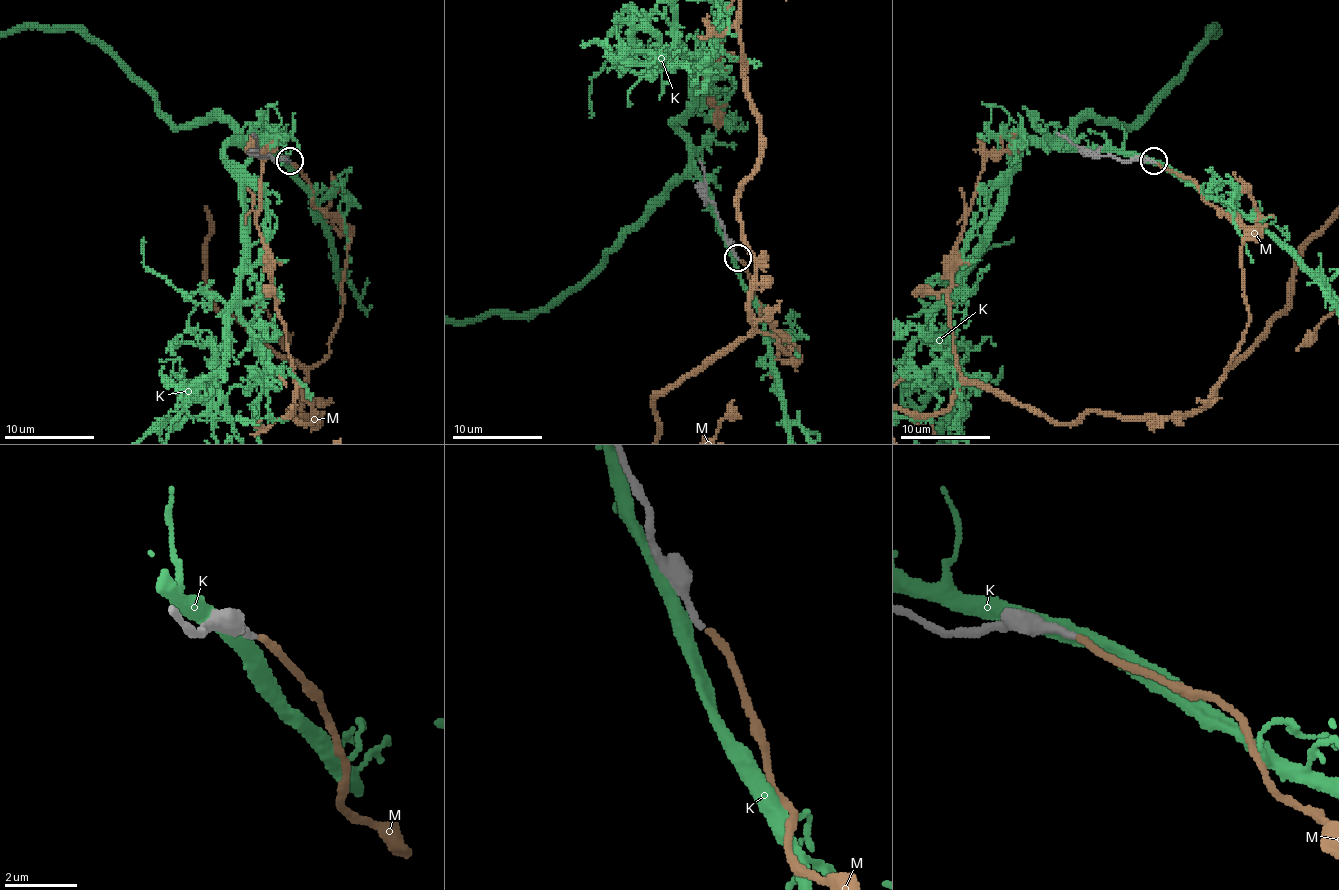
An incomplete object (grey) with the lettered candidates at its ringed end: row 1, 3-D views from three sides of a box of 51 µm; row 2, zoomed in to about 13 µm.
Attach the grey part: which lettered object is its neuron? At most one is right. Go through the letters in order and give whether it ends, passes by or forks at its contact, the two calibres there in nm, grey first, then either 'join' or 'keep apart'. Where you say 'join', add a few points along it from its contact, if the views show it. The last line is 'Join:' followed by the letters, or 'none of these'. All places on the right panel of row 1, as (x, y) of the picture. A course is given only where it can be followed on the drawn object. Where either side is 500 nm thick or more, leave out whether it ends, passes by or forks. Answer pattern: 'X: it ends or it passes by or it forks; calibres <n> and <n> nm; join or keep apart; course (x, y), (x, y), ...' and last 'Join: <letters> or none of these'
K: it passes by; calibres 440 and 400 nm; keep apart
M: it ends; calibres 190 and 200 nm; join
Join: M

